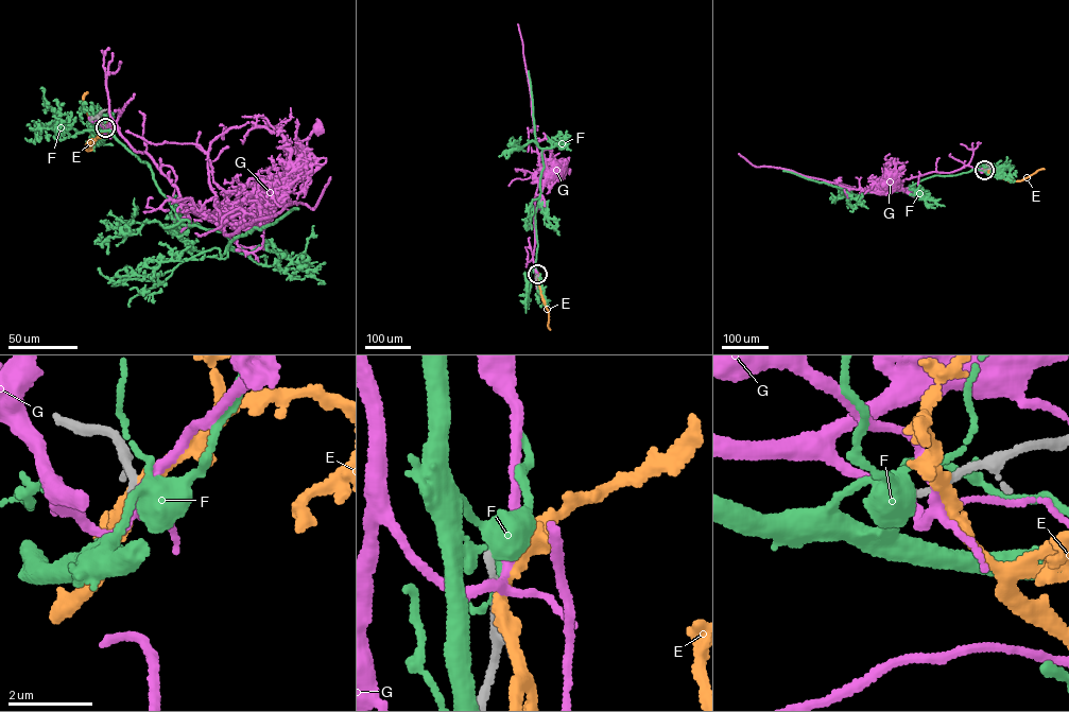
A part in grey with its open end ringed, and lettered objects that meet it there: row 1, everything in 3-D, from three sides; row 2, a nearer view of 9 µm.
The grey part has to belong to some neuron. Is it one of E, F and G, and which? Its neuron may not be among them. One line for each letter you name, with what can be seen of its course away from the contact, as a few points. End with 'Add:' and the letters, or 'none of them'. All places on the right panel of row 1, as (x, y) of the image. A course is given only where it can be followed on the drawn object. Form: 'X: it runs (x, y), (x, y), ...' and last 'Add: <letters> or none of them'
Add: none of them

